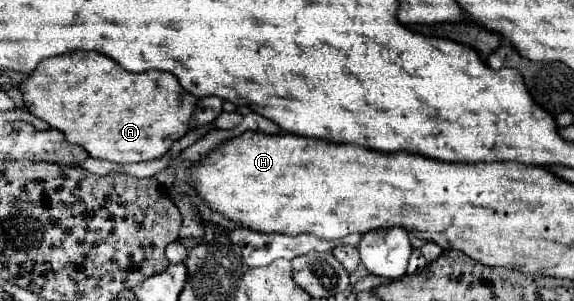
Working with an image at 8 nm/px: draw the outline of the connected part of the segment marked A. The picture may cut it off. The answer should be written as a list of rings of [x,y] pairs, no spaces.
[[[75,51],[43,59],[19,89],[23,91],[25,109],[47,121],[51,129],[61,131],[69,143],[83,147],[89,157],[107,159],[121,165],[163,157],[169,147],[189,131],[189,121],[197,103],[193,95],[181,89],[175,75],[163,71],[131,73],[113,63],[113,59],[95,51]]]

